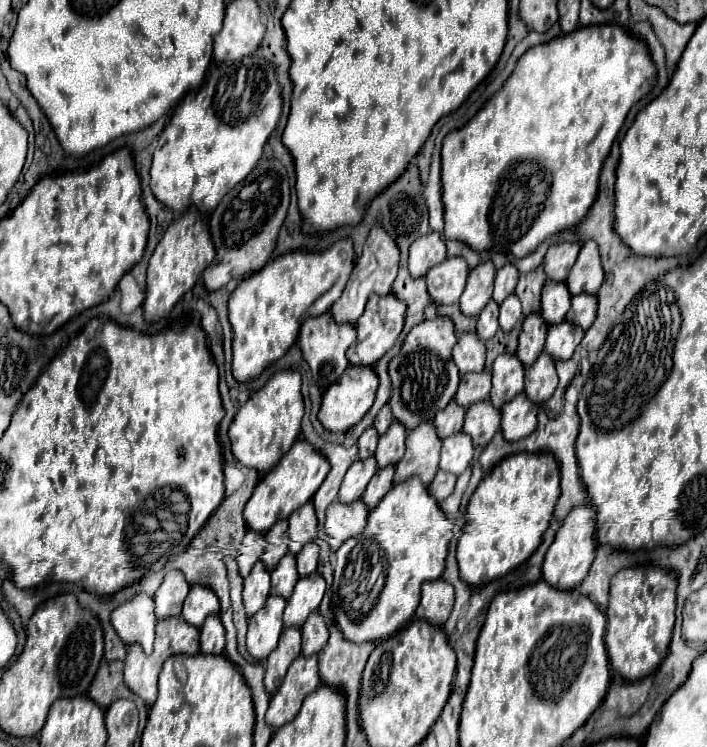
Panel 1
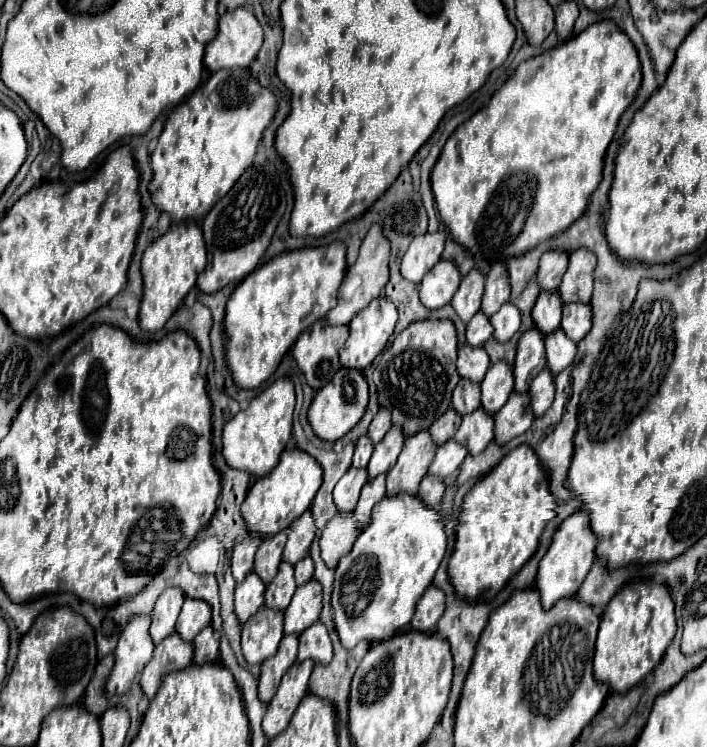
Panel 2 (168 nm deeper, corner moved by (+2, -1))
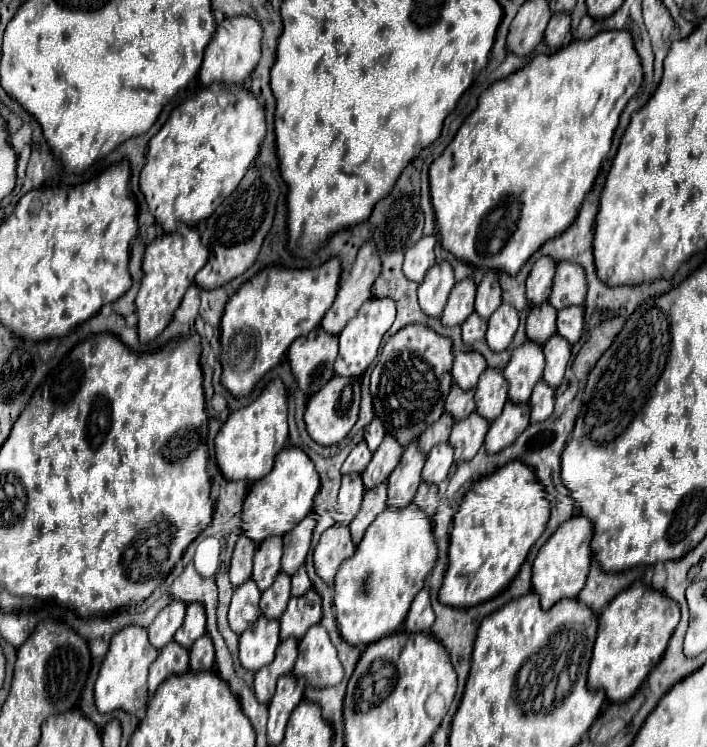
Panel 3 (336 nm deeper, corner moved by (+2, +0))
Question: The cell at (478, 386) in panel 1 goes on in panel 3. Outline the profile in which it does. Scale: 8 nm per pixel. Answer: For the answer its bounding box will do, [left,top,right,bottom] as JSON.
[445,383,475,421]

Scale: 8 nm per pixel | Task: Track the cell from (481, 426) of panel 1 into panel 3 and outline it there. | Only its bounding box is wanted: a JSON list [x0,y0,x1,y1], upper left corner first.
[449,413,489,461]

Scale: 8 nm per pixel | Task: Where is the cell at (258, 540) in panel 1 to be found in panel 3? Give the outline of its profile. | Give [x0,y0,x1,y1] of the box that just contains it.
[229,535,257,585]

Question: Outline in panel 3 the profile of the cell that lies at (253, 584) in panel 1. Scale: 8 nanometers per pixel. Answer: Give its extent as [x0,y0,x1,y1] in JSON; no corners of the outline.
[229,579,261,635]

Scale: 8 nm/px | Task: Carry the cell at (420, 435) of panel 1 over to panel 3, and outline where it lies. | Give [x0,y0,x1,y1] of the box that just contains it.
[387,441,427,507]

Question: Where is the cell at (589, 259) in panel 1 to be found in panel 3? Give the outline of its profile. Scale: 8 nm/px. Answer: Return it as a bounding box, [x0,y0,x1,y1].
[549,261,585,309]

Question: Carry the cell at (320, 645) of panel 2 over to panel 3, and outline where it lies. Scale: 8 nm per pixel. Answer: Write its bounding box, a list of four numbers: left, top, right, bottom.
[293,625,343,687]

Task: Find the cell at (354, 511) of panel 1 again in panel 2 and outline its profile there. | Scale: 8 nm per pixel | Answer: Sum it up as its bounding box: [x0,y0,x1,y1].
[319,514,361,570]

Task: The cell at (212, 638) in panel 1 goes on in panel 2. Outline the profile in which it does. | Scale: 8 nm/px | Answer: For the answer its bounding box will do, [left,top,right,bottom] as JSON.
[193,626,219,664]

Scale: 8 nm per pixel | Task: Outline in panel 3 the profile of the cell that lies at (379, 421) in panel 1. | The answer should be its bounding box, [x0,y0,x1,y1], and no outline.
[365,417,385,451]

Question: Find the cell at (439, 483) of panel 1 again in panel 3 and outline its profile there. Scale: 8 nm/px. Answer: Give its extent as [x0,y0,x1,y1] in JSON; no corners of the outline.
[413,481,439,513]

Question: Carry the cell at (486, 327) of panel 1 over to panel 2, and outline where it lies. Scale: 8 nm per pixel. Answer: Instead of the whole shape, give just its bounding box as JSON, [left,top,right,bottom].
[467,312,493,346]

